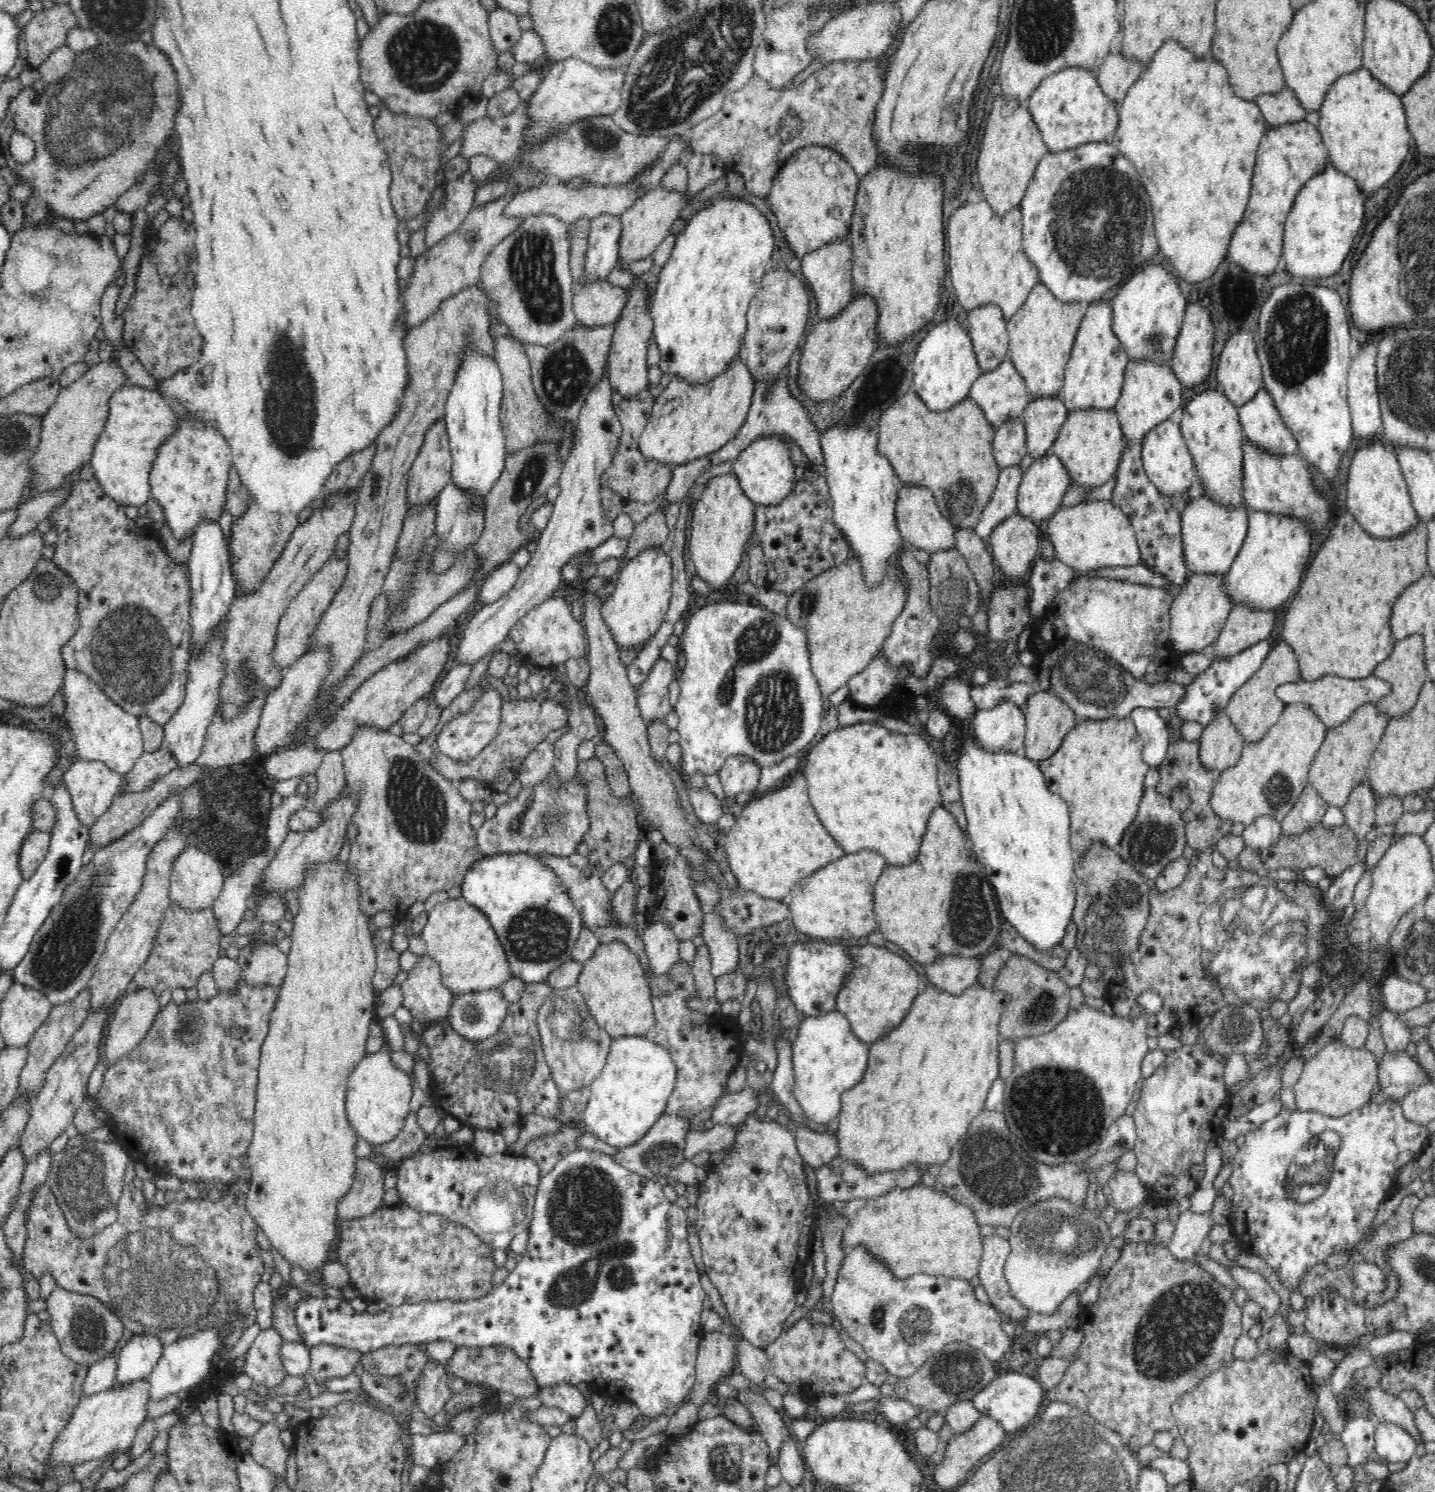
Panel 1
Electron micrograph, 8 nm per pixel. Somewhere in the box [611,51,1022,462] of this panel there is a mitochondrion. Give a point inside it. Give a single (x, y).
(952, 108)

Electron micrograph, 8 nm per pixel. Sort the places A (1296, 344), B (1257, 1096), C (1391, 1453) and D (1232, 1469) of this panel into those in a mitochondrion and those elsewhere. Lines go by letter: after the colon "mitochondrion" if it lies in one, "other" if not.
A: mitochondrion
B: other
C: other
D: other

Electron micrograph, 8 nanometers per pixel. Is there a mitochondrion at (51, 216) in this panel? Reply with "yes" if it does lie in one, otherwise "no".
no

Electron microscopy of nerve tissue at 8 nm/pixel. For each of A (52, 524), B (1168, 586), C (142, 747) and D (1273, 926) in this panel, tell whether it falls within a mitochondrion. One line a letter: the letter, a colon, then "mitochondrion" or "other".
A: other
B: other
C: other
D: mitochondrion

